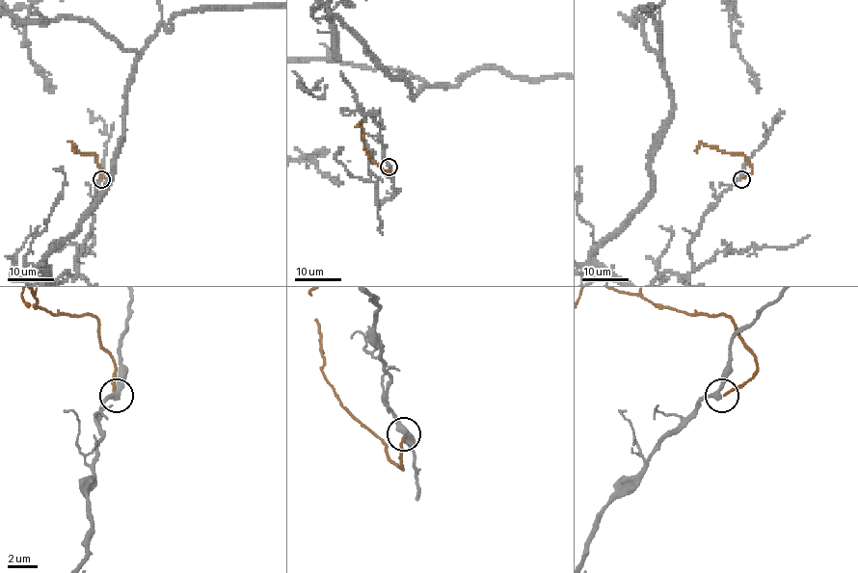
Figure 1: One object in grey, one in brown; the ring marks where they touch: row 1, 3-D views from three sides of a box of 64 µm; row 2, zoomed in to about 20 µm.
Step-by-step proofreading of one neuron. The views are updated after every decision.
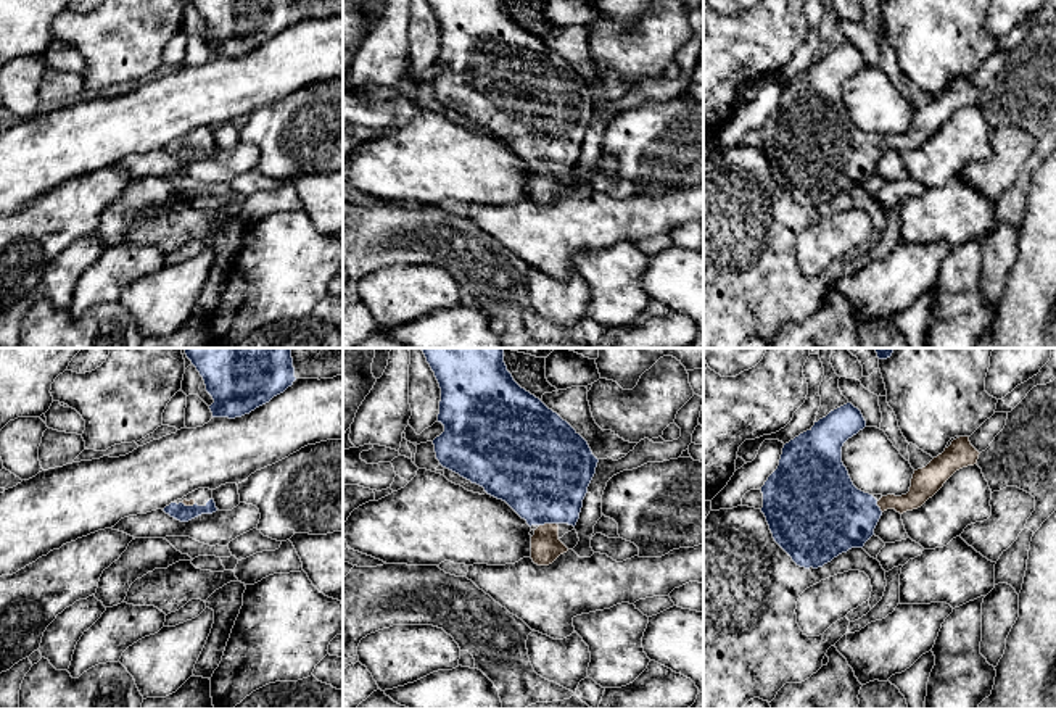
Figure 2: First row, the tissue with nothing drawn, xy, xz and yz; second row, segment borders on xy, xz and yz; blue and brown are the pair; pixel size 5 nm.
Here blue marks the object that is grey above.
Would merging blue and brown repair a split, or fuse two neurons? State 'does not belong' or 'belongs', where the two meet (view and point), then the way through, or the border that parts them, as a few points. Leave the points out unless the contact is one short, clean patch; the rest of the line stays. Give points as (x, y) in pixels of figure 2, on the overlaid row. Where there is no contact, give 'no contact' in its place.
belongs; meets blue in xz at (548, 522); runs through xz (543, 472), (548, 522), (546, 547)

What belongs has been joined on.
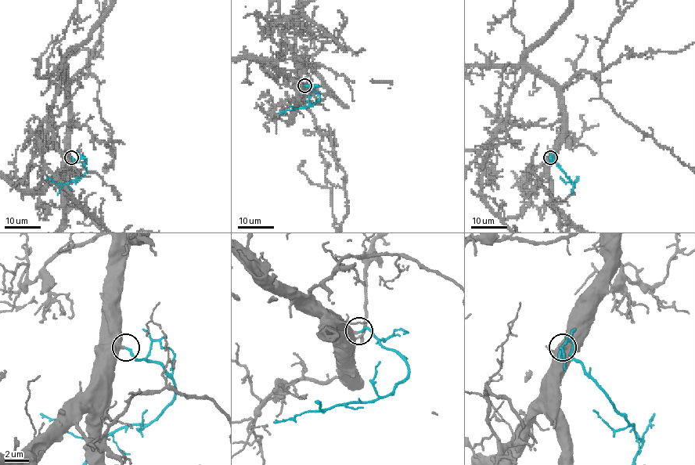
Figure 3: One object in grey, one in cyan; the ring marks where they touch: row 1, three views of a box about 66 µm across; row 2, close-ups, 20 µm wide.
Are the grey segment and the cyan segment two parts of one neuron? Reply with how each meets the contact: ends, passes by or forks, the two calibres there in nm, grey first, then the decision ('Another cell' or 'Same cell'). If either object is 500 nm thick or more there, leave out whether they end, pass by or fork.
Thickness 550 nm (grey) against 190 nm. Same cell

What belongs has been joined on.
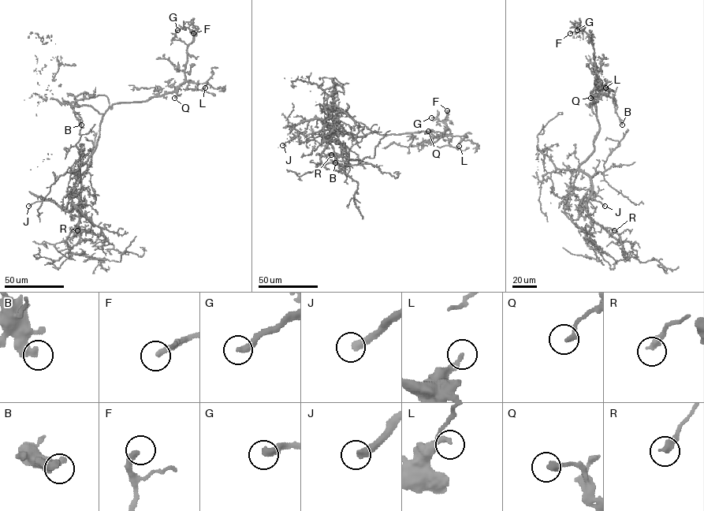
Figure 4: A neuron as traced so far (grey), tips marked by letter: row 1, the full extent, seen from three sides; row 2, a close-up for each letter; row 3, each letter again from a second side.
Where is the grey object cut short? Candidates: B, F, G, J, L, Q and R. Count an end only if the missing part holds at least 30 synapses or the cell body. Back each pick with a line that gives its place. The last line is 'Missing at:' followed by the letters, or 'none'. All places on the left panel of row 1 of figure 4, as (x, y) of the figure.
F: (193, 33)
G: (177, 30)
J: (28, 206)
Missing at: F, G, J

